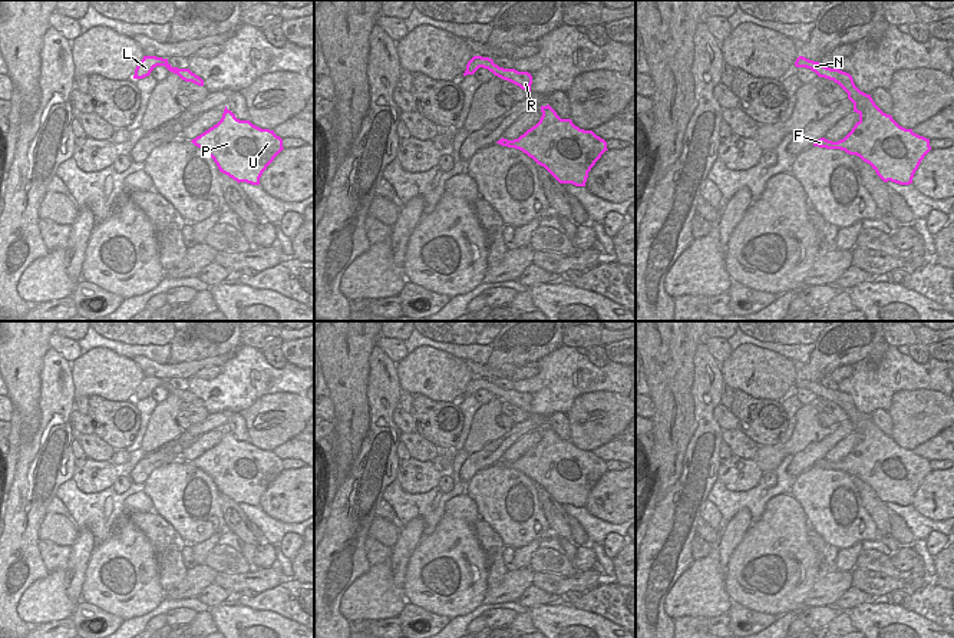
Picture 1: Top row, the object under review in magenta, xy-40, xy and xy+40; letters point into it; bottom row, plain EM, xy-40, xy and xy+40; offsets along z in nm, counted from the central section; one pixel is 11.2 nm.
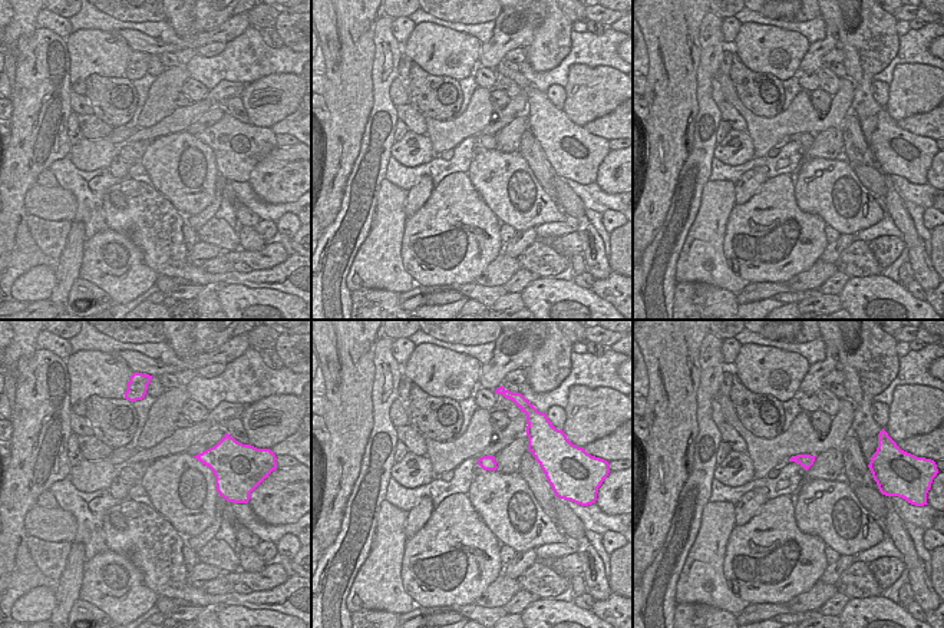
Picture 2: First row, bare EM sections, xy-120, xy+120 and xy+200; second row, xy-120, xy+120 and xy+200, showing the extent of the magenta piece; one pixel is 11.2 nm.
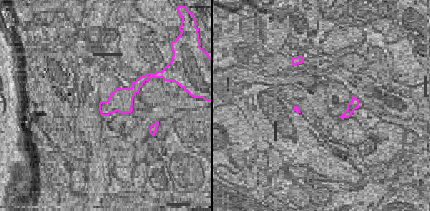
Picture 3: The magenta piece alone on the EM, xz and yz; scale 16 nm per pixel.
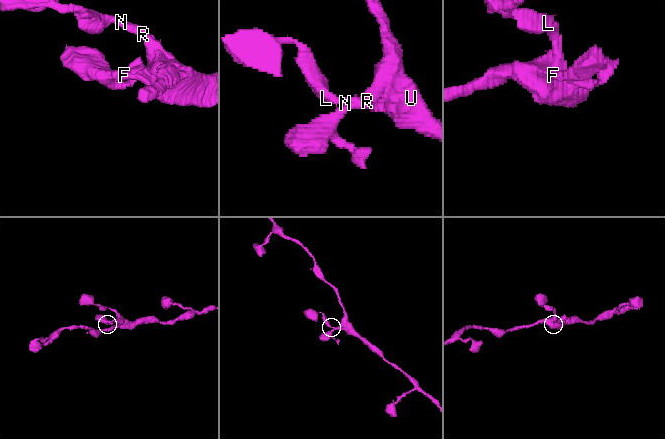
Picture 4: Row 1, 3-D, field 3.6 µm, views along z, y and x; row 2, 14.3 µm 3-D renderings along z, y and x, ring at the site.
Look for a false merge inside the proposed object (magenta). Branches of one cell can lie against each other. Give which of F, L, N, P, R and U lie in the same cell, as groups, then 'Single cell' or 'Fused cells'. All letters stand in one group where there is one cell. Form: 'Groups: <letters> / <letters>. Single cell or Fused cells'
Groups: F L N P R U. Single cell.

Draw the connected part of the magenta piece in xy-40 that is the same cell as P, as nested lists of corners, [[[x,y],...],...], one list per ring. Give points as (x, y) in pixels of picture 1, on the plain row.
[[[227,427],[221,442],[191,463],[214,480],[219,493],[251,506],[260,506],[263,493],[284,470],[274,452],[237,440]]]

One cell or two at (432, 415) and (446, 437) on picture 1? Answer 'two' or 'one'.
one

